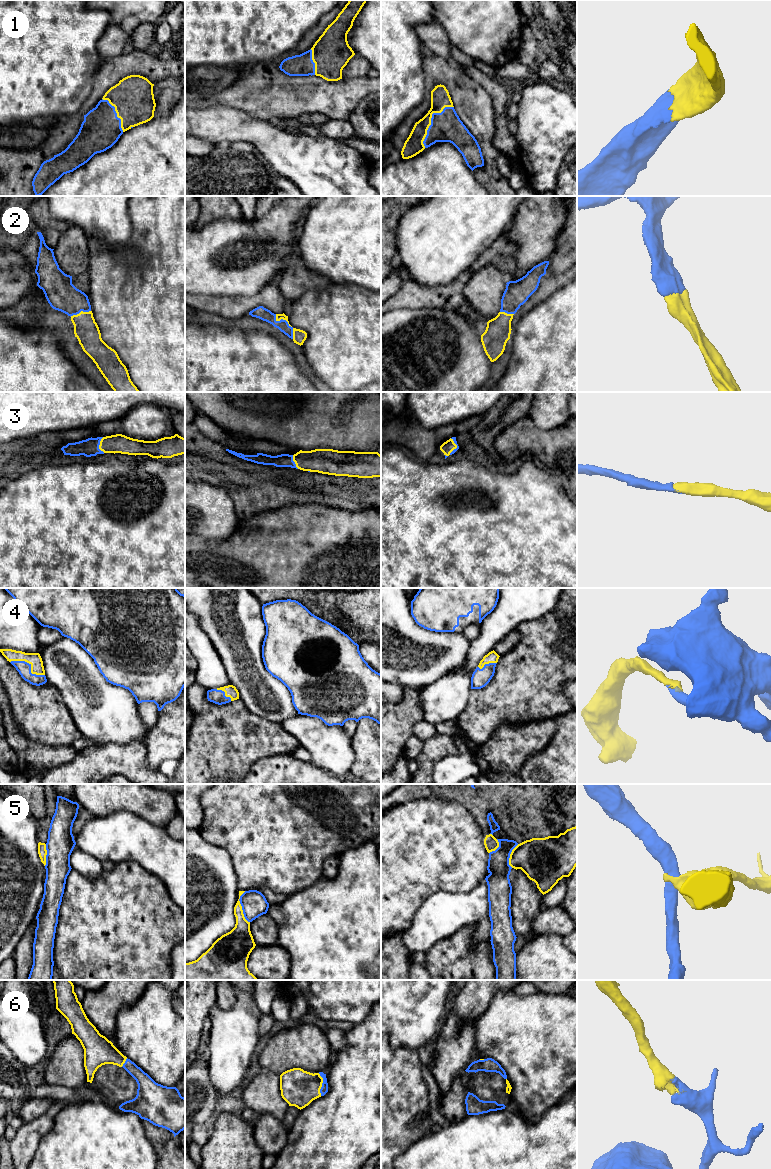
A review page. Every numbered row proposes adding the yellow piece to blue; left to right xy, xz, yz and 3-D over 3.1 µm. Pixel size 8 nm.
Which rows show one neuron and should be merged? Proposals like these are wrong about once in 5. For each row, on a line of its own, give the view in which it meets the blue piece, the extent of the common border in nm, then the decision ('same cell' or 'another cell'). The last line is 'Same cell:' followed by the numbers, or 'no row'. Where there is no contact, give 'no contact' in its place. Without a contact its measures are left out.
1: contact in yz; length 400 nm; same cell
2: contact in xz; length 240 nm; same cell
3: contact in xy; length 130 nm; same cell
4: contact in xy; length 300 nm; same cell
5: contact in xz; length 260 nm; another cell
6: contact in xz; length 190 nm; same cell
Same cell: 1, 2, 3, 4, 6

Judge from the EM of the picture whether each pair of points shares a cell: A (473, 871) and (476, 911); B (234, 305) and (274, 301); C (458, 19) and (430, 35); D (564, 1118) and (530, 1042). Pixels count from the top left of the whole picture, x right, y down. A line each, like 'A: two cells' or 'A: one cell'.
A: two cells
B: one cell
C: two cells
D: two cells

